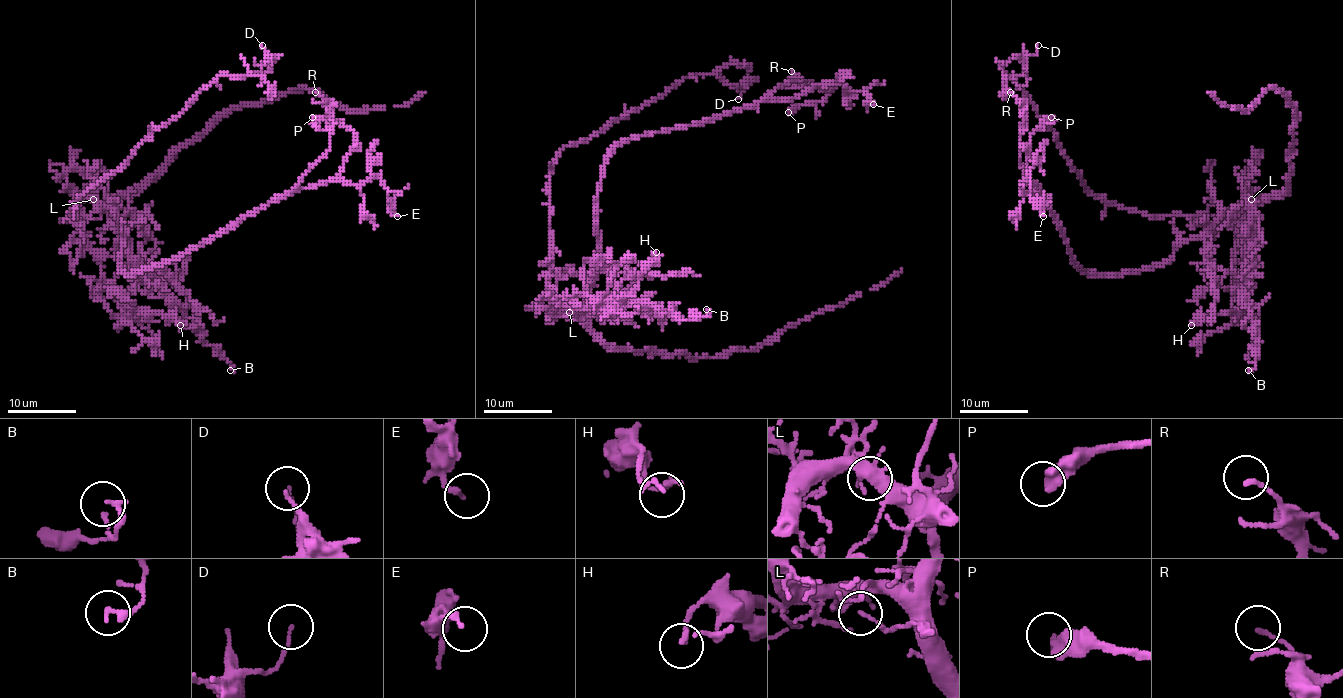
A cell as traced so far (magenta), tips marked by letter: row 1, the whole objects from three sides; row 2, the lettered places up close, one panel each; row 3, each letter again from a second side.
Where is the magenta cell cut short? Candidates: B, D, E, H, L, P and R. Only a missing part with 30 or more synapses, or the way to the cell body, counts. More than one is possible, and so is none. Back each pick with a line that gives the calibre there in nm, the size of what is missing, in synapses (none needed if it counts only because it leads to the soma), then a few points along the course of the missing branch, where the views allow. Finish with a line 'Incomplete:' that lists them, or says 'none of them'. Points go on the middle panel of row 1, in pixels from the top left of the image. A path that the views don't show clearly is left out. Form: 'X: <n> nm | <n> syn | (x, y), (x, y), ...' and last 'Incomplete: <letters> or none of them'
Incomplete: none of them

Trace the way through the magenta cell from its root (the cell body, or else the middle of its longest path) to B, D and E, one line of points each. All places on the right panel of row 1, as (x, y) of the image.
B: (1222, 218), (1205, 238), (1205, 254), (1241, 283), (1241, 303), (1251, 314), (1258, 336), (1256, 366), (1248, 370)
D: (1222, 218), (1246, 197), (1214, 218), (1147, 216), (1092, 196), (1012, 76), (1026, 74), (1026, 59), (1038, 45)
E: (1222, 218), (1162, 262), (1092, 276), (1072, 259), (1040, 189), (1021, 184), (1029, 175), (1043, 216)

